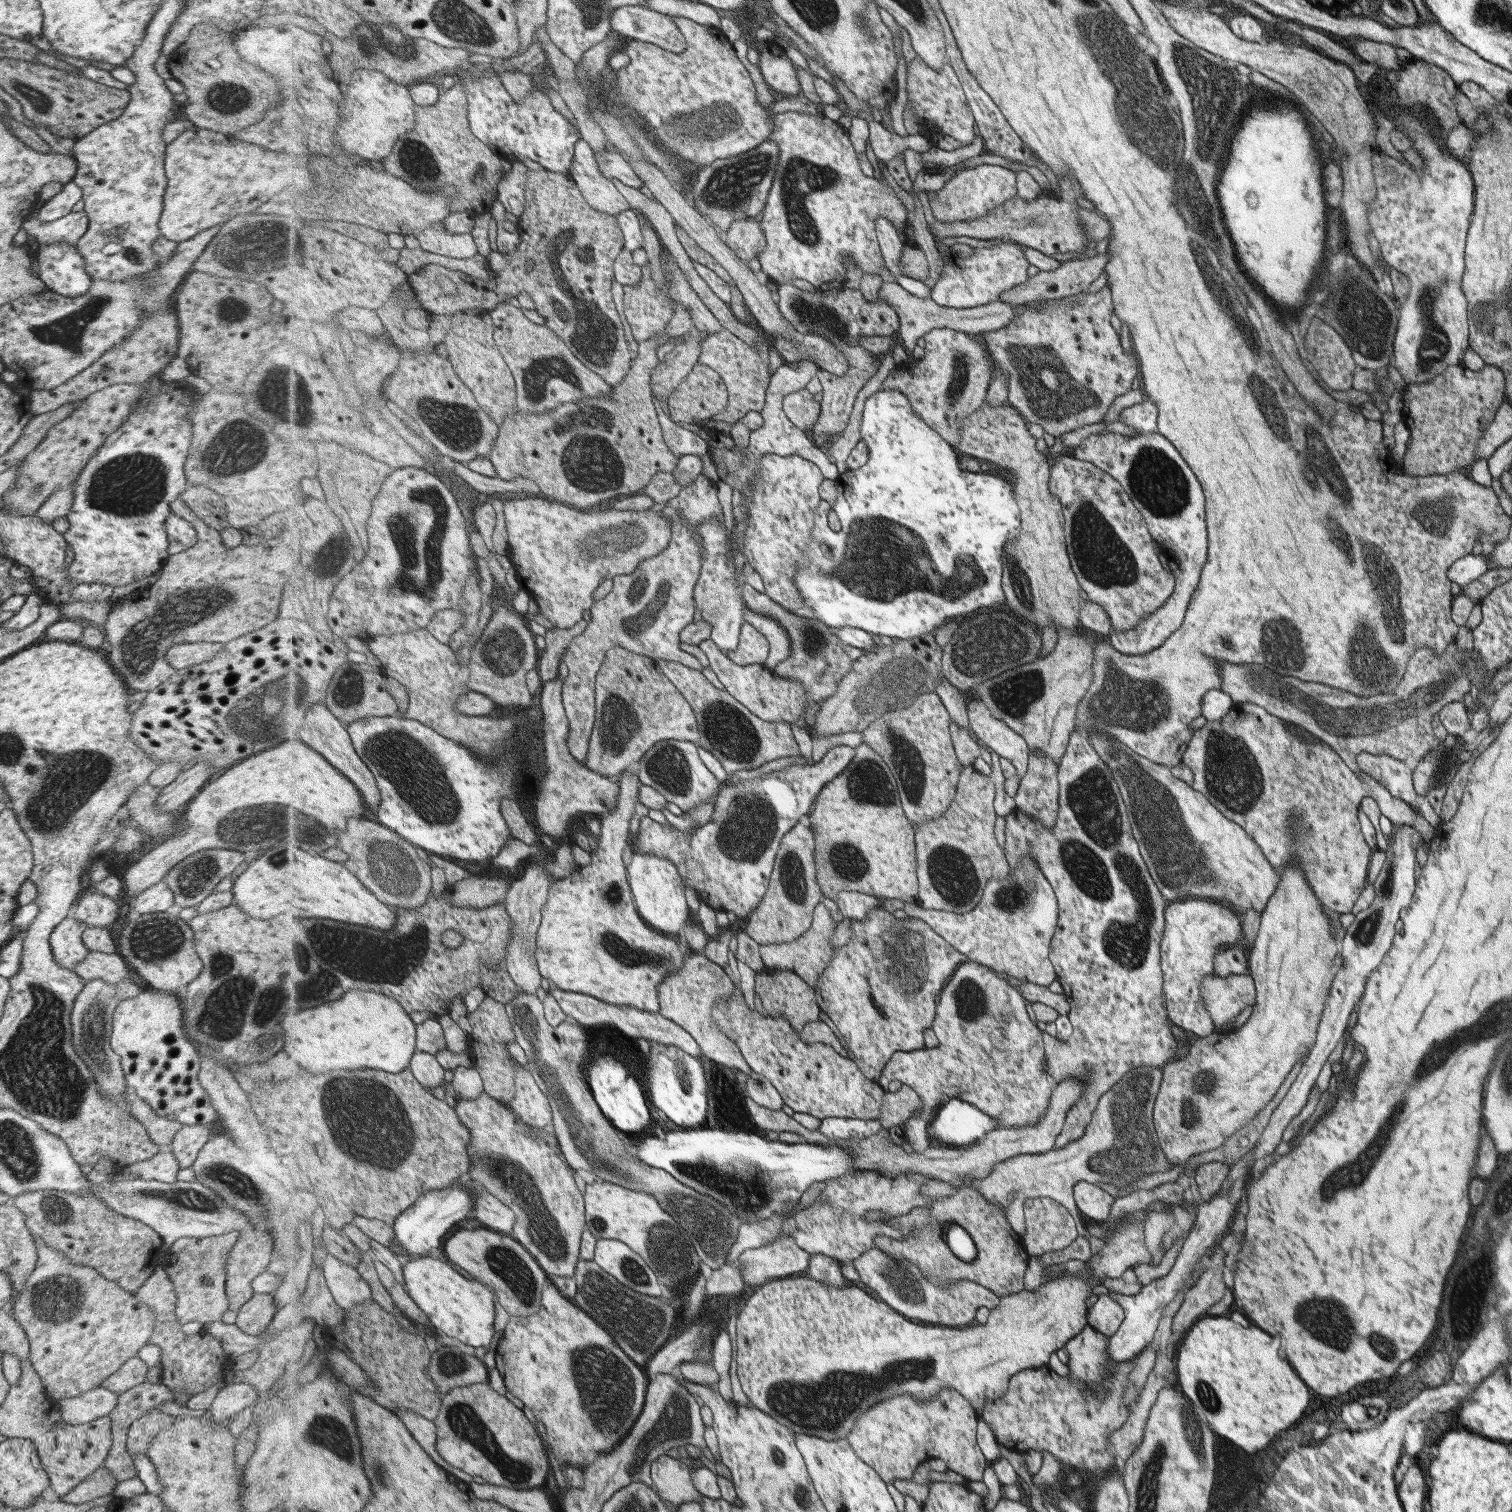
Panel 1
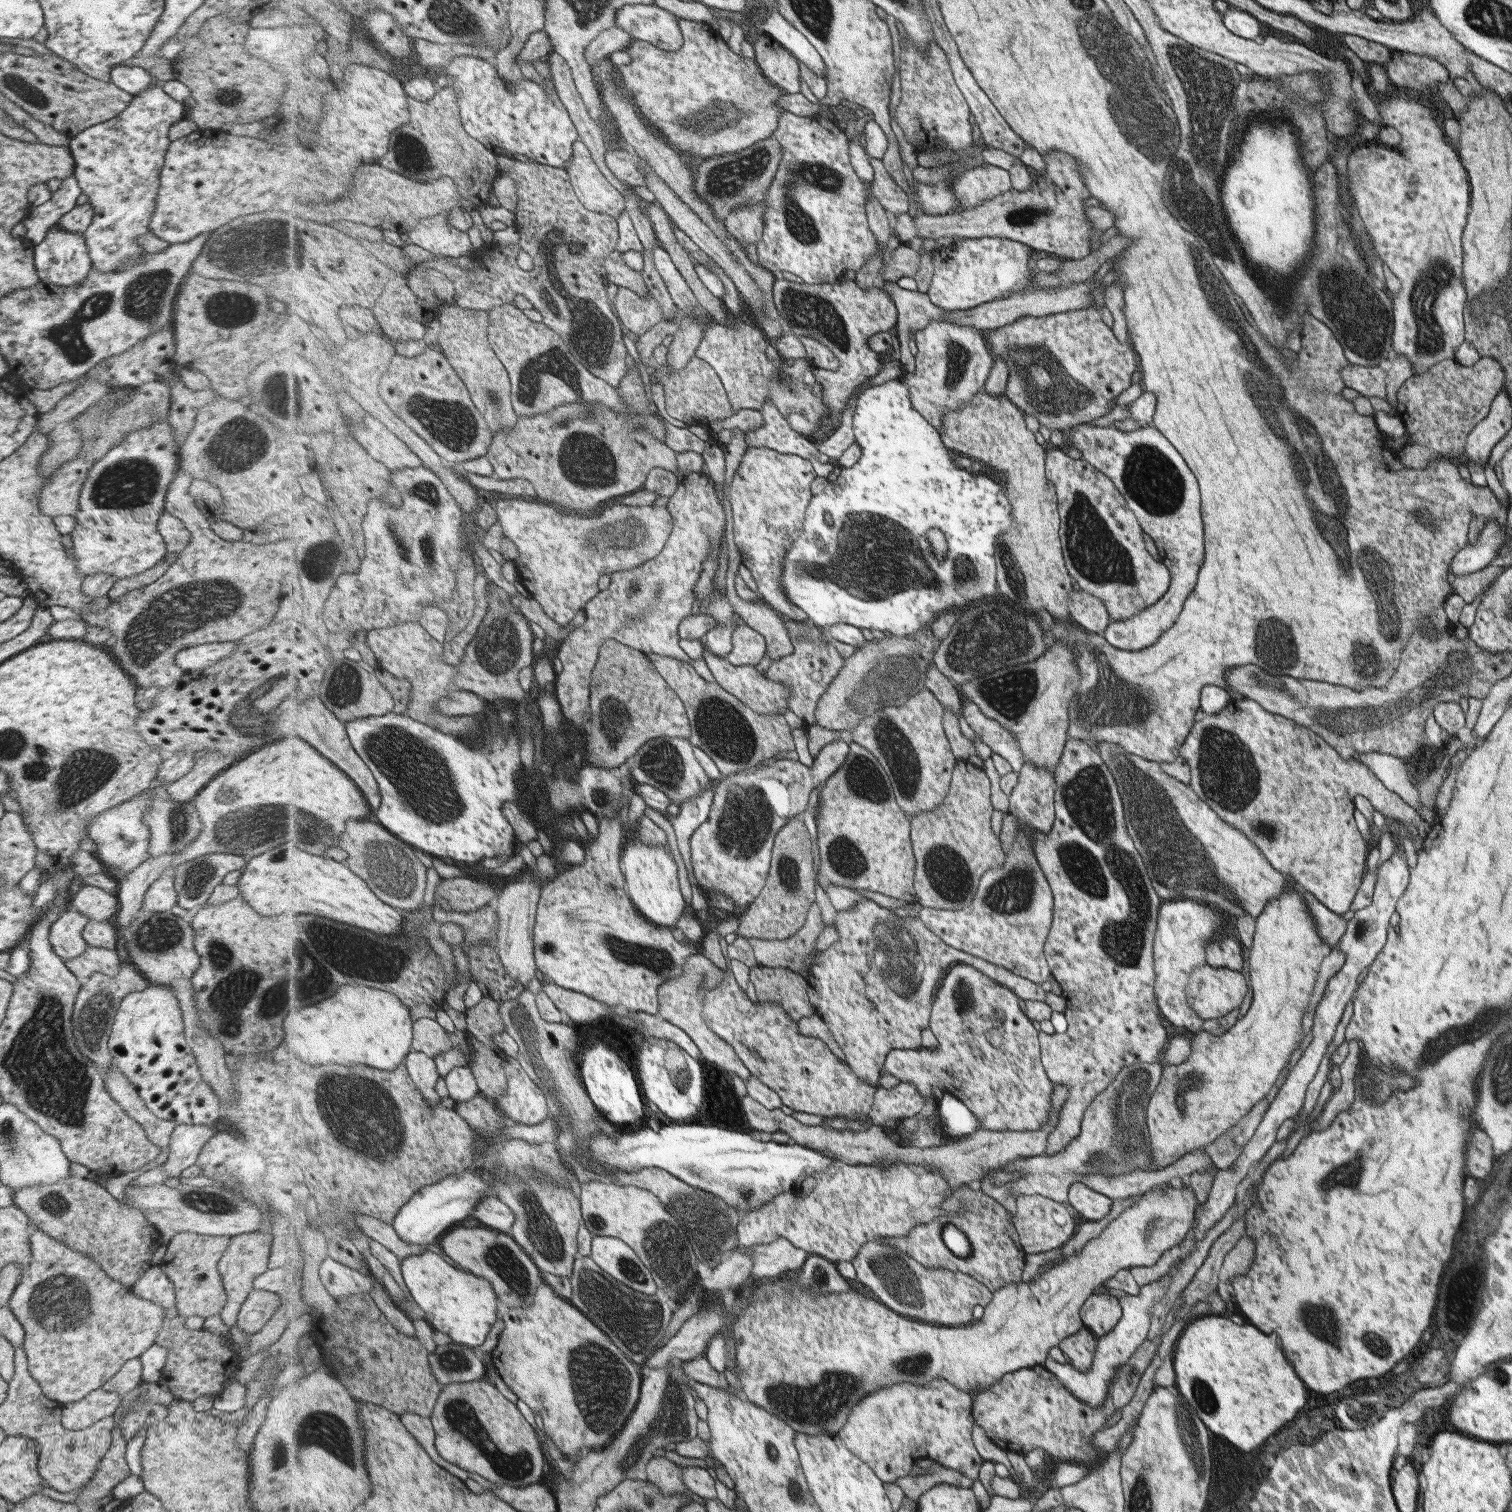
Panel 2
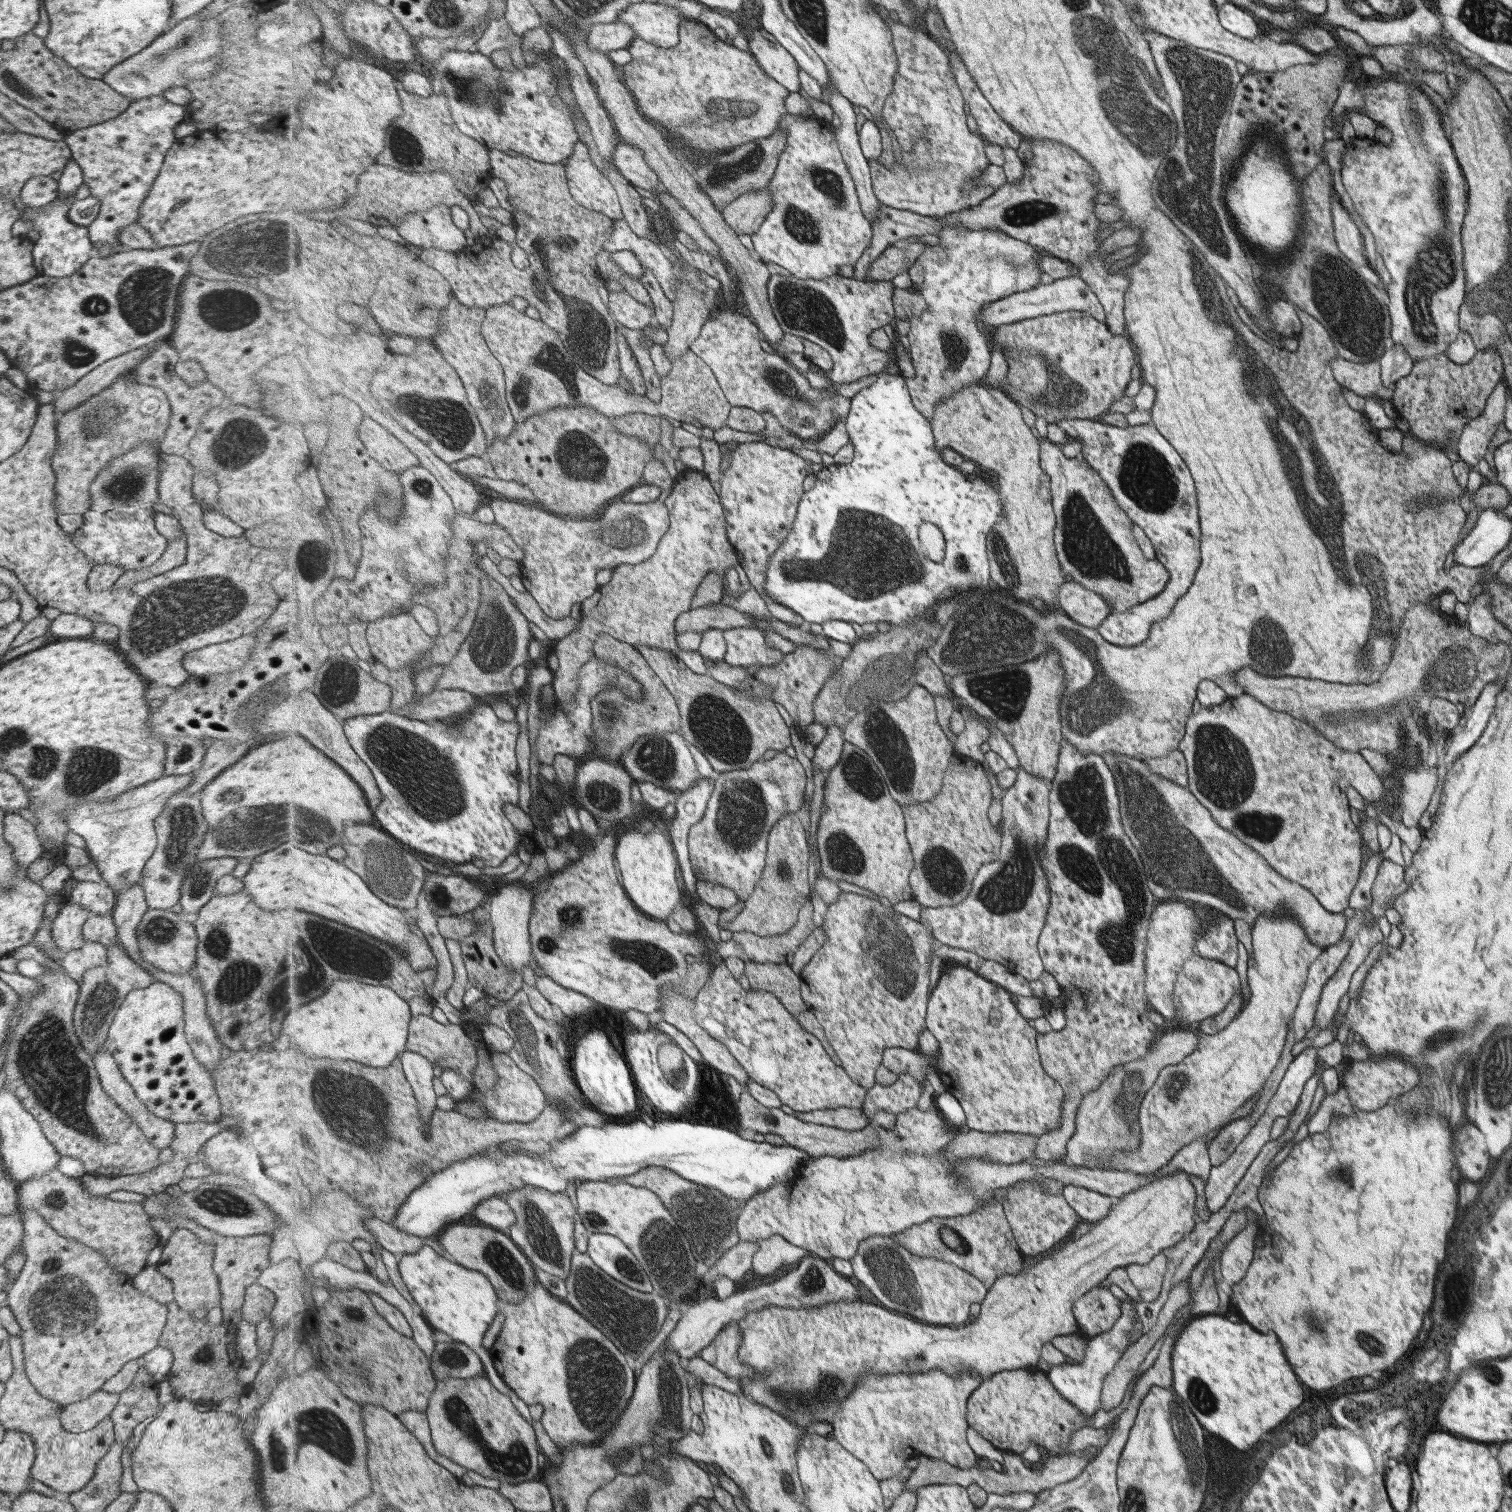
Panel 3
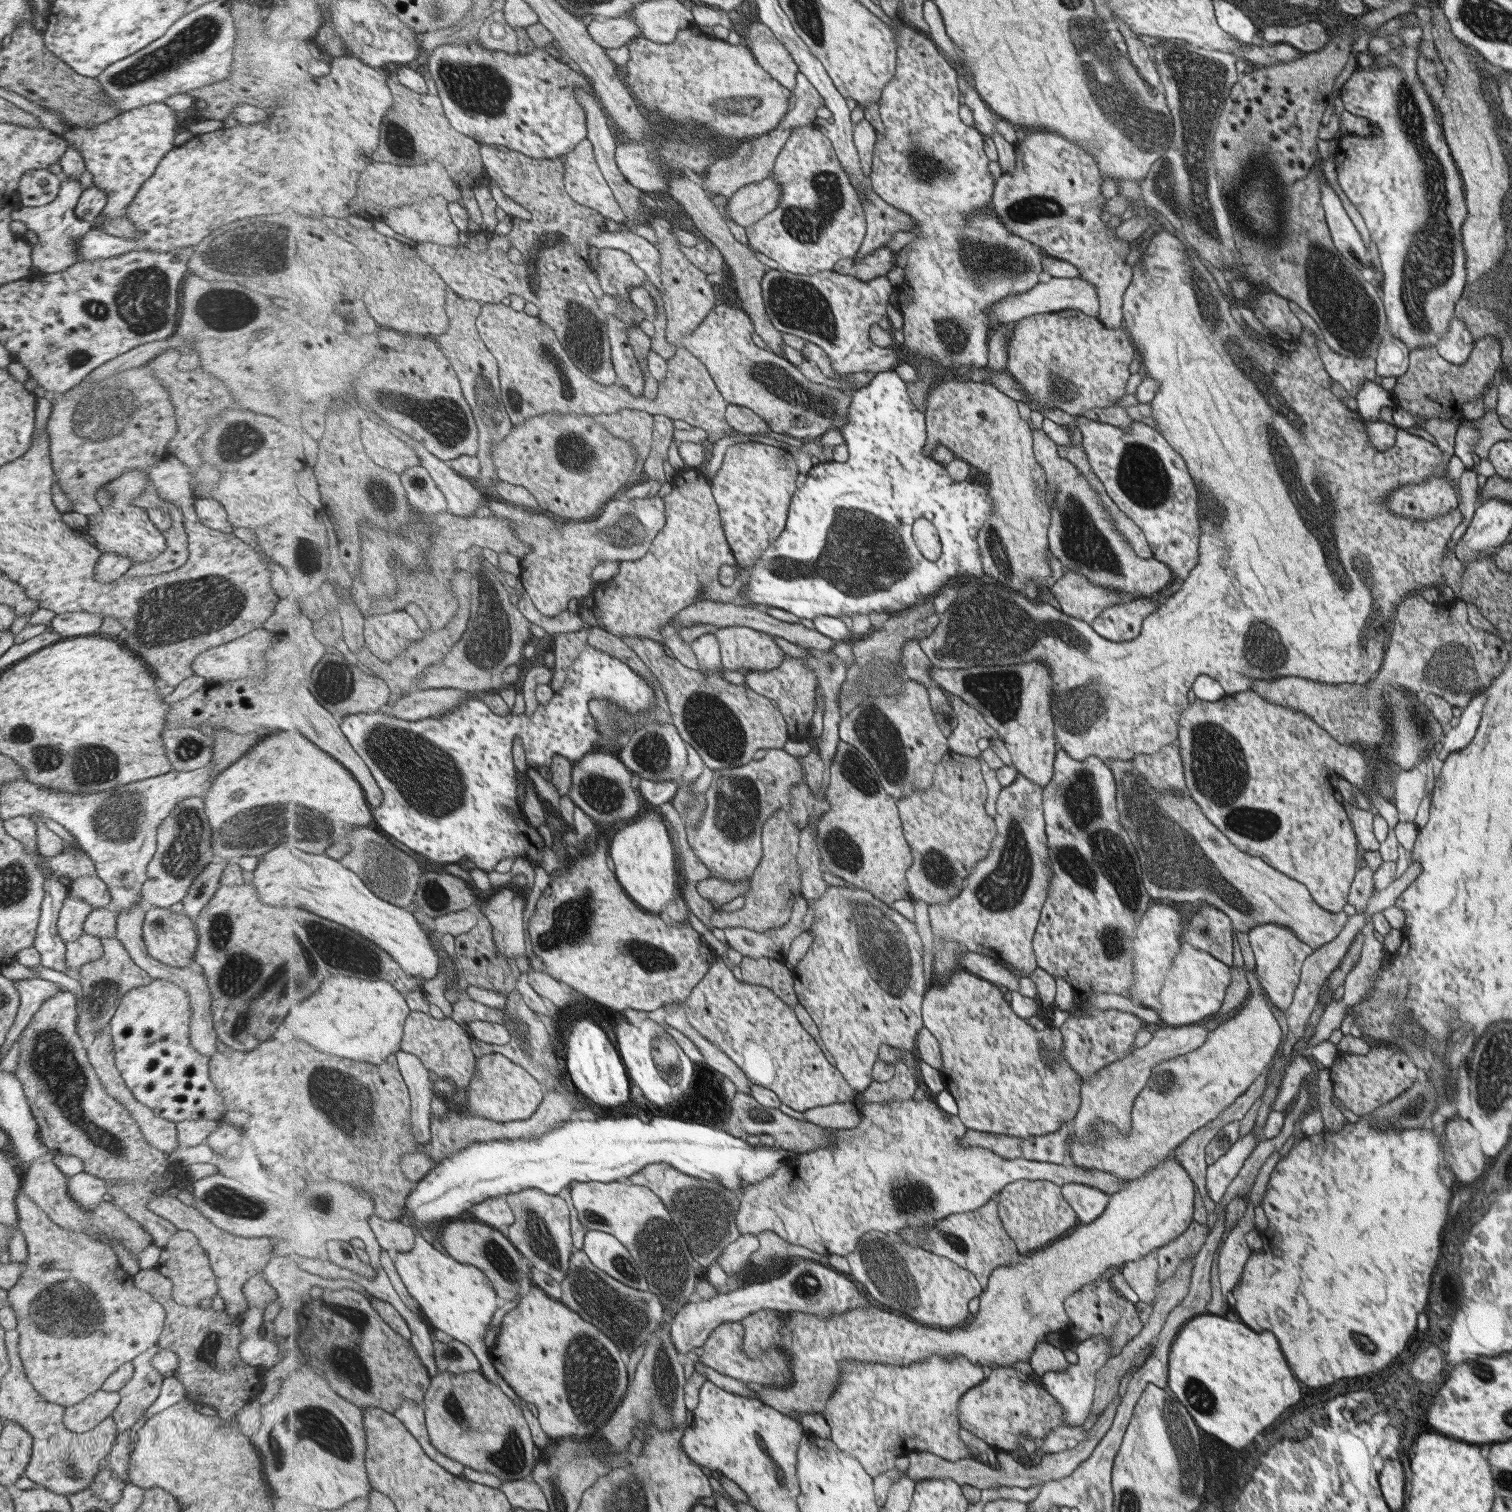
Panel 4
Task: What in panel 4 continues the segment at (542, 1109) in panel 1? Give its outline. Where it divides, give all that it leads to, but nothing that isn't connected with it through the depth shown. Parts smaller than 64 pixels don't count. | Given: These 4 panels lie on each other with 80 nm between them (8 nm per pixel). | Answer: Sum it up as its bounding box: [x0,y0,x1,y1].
[400,1010,545,1123]

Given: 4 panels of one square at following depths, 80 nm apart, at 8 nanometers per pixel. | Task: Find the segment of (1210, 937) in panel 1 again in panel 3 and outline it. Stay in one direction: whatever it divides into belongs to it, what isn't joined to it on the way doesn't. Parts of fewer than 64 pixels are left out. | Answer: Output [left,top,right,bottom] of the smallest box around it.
[1143,901,1202,1022]

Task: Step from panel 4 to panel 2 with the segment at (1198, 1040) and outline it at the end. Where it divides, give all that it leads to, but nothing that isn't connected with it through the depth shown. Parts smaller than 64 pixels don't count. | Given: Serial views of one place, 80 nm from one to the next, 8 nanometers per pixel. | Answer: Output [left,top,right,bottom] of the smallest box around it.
[976,1037,1190,1215]

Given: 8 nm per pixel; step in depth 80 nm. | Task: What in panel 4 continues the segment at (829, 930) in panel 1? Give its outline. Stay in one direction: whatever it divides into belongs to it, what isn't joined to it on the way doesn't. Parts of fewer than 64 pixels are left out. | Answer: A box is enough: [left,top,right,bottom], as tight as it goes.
[725,897,809,962]

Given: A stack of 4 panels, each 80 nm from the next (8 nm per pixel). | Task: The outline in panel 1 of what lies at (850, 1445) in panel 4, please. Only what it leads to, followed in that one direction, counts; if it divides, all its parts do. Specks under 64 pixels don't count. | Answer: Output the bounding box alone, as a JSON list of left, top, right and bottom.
[847,1388,990,1483]

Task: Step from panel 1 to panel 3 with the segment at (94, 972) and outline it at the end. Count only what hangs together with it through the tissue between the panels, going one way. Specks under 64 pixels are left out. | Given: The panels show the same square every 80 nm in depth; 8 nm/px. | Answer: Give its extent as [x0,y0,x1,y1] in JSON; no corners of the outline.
[59,940,108,980]

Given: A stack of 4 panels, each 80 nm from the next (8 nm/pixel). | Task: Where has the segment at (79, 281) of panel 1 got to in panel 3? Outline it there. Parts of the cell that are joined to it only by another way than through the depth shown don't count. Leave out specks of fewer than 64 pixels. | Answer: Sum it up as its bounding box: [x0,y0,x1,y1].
[19,196,93,278]

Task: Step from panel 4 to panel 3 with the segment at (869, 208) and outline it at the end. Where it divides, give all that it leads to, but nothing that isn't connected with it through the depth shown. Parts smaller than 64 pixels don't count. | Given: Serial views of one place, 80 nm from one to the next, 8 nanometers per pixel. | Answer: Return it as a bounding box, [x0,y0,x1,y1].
[854,140,1130,333]

